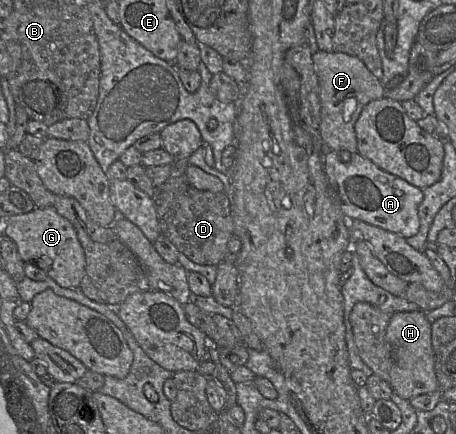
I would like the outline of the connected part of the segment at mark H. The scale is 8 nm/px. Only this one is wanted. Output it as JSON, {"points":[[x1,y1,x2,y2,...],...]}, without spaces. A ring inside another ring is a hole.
{"points":[[399,311,391,316,386,339,395,353,395,366,390,371,389,383,395,393,410,400,416,396,438,390,435,373,436,352,432,346,432,323,424,311]]}

